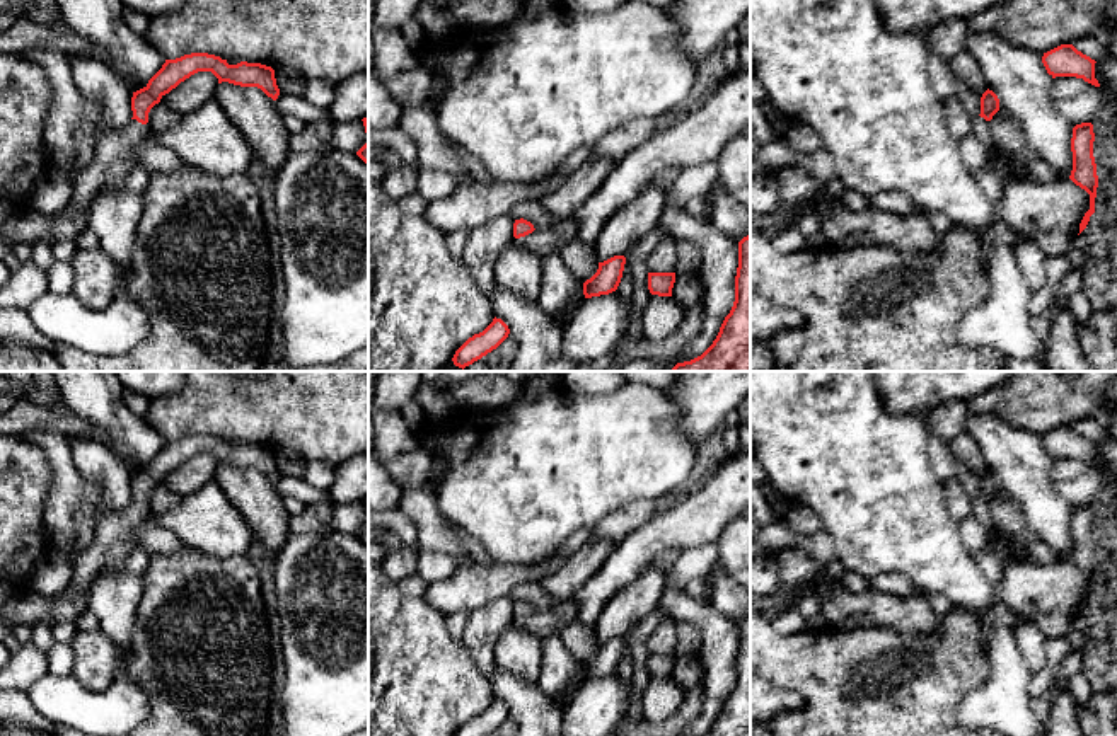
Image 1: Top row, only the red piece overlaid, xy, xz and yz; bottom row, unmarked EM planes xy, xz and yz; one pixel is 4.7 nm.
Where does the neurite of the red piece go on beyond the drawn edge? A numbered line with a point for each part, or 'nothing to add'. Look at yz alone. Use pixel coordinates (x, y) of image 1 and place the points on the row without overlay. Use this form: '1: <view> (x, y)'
1: yz (981, 510)

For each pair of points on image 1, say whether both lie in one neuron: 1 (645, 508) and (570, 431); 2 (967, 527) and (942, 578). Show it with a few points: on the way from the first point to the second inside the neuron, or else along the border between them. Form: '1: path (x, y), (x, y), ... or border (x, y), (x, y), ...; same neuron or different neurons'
1: border (655, 500), (623, 503), (602, 518); different neurons
2: border (957, 523), (960, 542), (971, 554); different neurons

